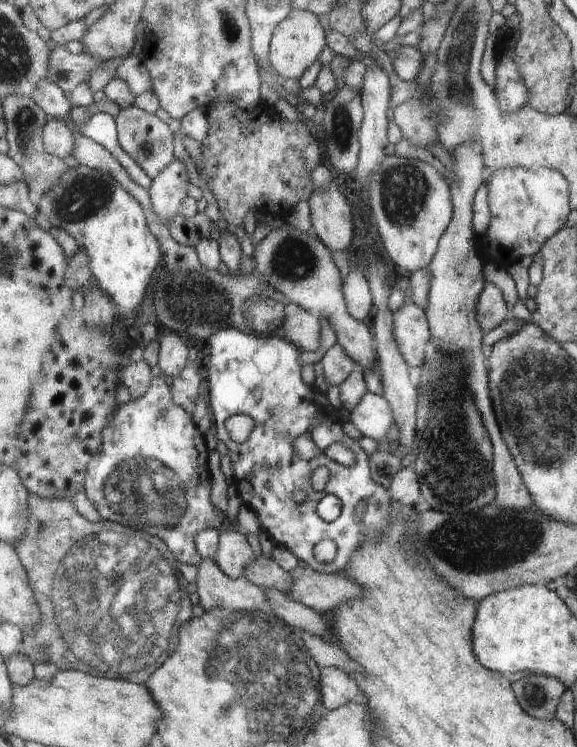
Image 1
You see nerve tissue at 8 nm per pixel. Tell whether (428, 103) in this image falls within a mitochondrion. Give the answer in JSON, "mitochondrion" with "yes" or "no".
{"mitochondrion":"yes"}

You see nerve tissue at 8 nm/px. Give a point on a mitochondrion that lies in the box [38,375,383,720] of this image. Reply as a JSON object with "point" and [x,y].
{"point":[109,584]}

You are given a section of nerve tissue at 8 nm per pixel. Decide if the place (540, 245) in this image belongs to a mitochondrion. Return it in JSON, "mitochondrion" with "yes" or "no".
{"mitochondrion":"no"}

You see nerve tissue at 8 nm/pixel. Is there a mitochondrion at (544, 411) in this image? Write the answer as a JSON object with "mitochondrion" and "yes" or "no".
{"mitochondrion":"yes"}

